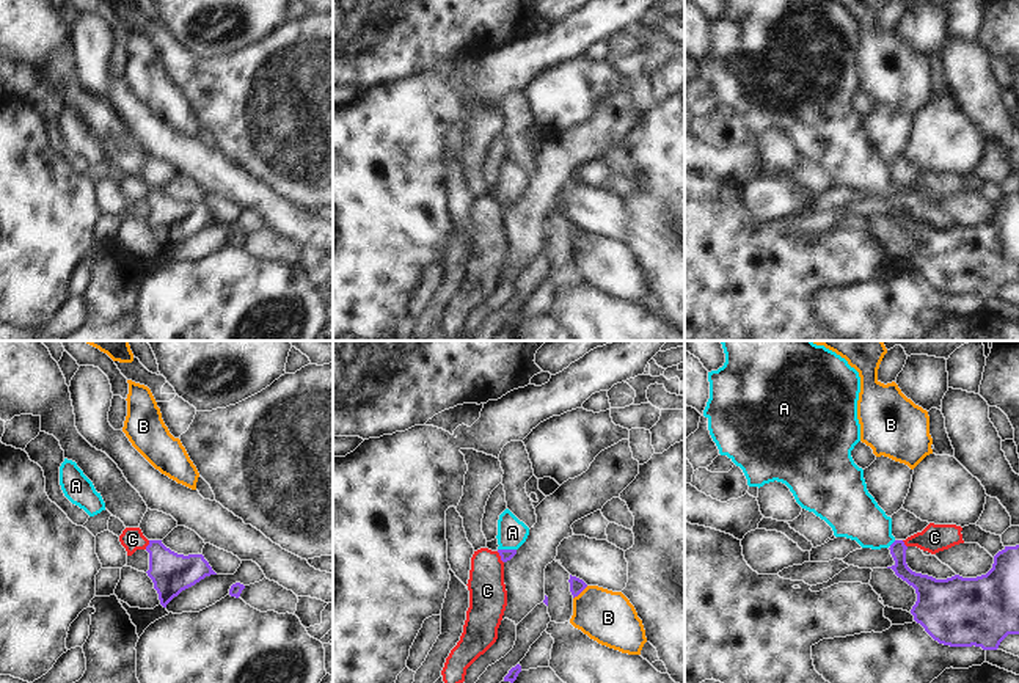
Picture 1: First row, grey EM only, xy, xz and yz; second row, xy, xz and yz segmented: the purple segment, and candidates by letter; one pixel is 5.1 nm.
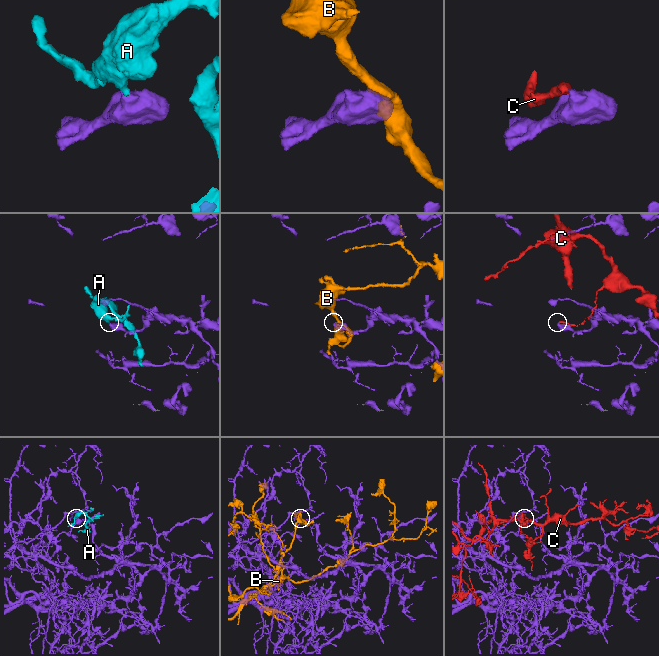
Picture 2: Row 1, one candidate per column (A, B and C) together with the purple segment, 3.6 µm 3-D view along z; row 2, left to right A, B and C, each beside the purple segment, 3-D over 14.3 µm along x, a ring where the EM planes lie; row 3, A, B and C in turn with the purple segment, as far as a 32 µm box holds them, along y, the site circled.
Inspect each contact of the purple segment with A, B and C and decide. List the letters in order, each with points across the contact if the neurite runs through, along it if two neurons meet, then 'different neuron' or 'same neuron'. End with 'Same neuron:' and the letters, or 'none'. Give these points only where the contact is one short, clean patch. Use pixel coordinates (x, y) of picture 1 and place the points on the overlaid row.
A: across xz (506, 555), (507, 550), (512, 533) | same neuron
B: different neuron
C: along xz (496, 551), (503, 562) | different neuron
Same neuron: A

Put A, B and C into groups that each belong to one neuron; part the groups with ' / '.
A / B / C

